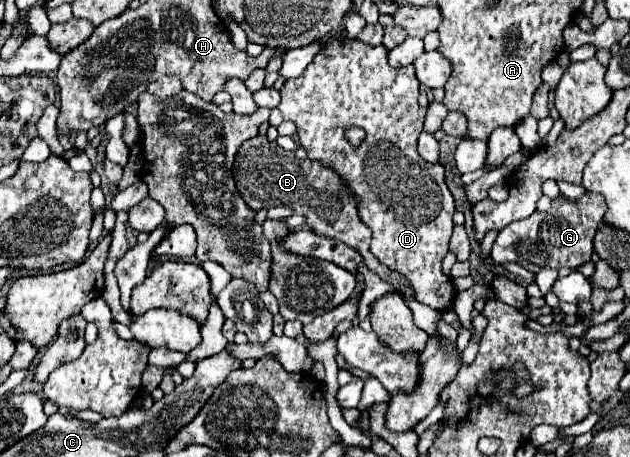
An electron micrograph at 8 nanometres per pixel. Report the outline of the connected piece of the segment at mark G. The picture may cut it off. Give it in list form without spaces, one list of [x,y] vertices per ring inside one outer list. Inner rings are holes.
[[[587,191],[577,201],[567,201],[563,199],[563,195],[559,195],[551,201],[551,209],[547,213],[535,211],[531,217],[515,221],[499,231],[491,249],[491,259],[495,263],[517,263],[531,273],[539,273],[545,267],[569,267],[571,271],[575,271],[581,263],[591,259],[593,235],[605,211],[607,205],[603,203],[603,195],[599,193]]]

